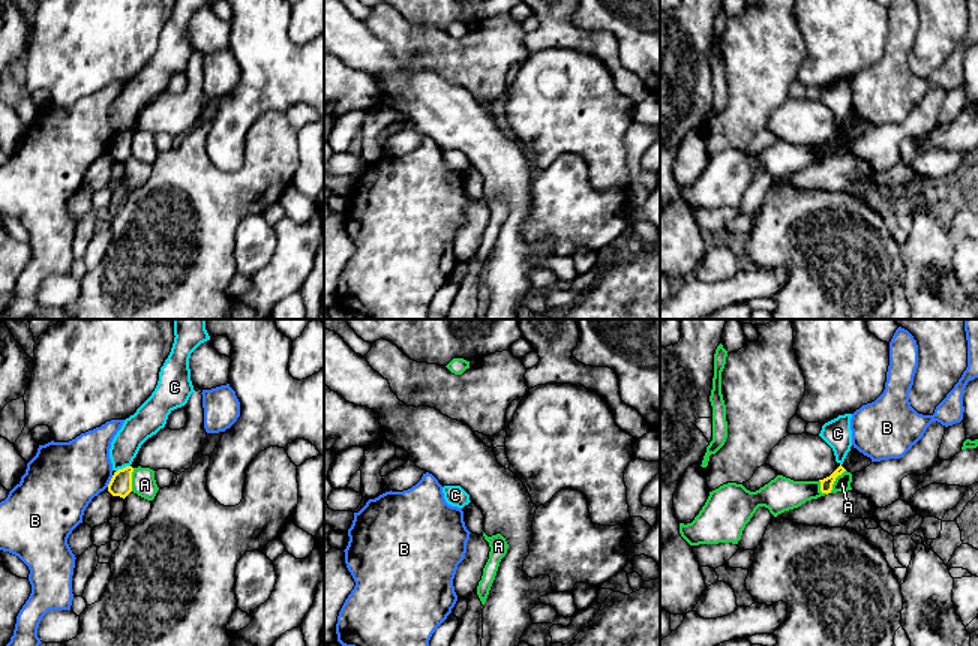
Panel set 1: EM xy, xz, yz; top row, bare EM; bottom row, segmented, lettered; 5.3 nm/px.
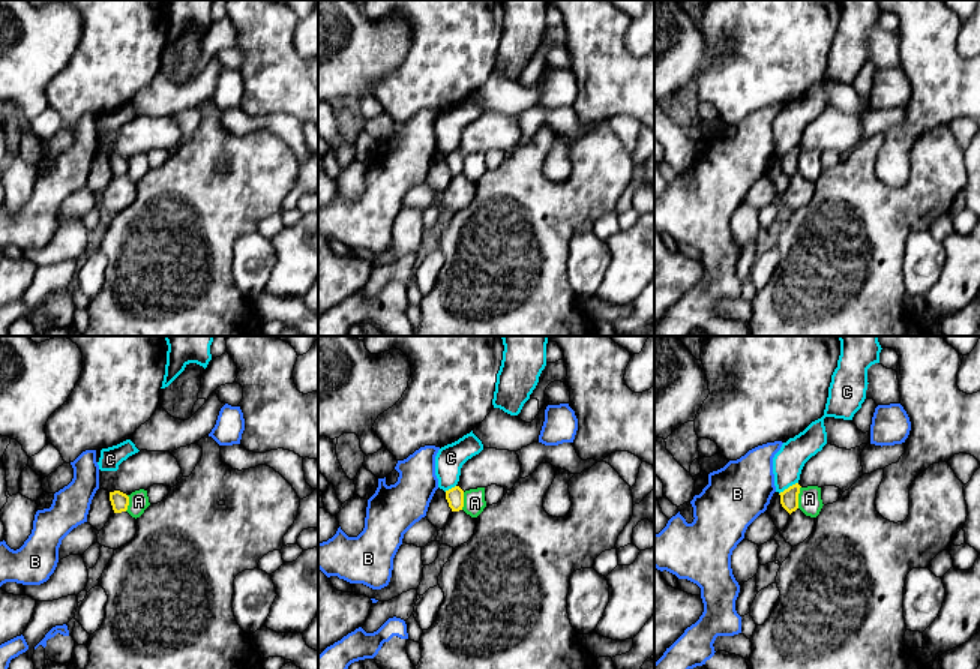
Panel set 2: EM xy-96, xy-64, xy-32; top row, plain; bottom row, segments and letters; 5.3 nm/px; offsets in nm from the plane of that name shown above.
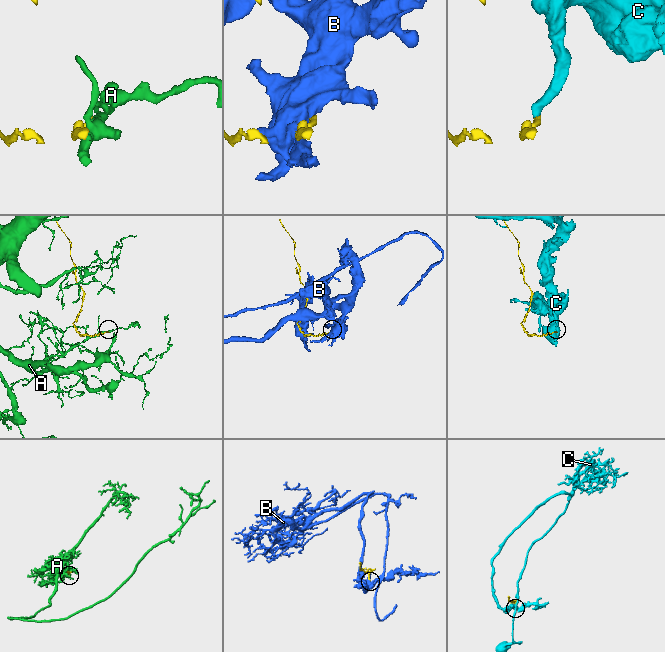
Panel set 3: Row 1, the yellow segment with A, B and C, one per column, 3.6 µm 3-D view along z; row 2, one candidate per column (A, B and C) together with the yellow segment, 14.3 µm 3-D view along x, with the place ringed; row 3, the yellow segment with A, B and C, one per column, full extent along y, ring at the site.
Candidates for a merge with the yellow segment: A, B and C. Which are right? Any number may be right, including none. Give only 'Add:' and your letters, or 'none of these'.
Add: none of these

